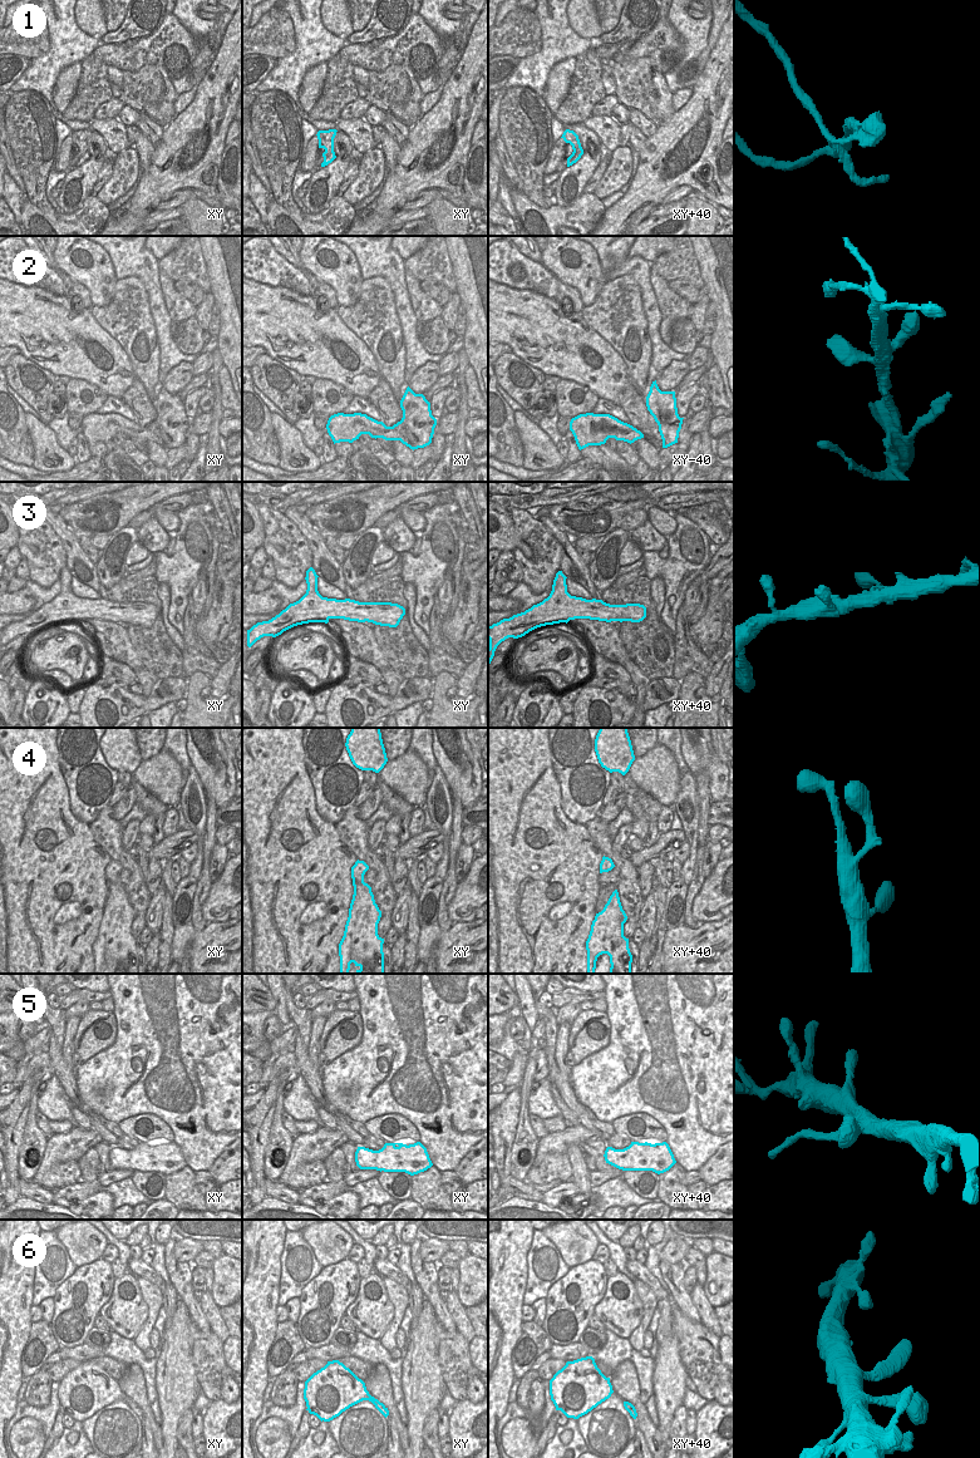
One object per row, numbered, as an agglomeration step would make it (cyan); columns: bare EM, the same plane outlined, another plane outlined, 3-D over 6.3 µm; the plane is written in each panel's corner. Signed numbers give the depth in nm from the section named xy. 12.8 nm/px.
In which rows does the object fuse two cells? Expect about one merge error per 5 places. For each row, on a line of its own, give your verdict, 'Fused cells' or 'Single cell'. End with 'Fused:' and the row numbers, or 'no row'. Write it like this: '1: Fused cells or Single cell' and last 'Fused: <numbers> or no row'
1: Fused cells
2: Single cell
3: Single cell
4: Single cell
5: Single cell
6: Single cell
Fused: 1

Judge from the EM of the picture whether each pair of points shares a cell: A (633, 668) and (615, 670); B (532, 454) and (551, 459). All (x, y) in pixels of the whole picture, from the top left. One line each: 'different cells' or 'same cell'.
A: different cells
B: same cell

